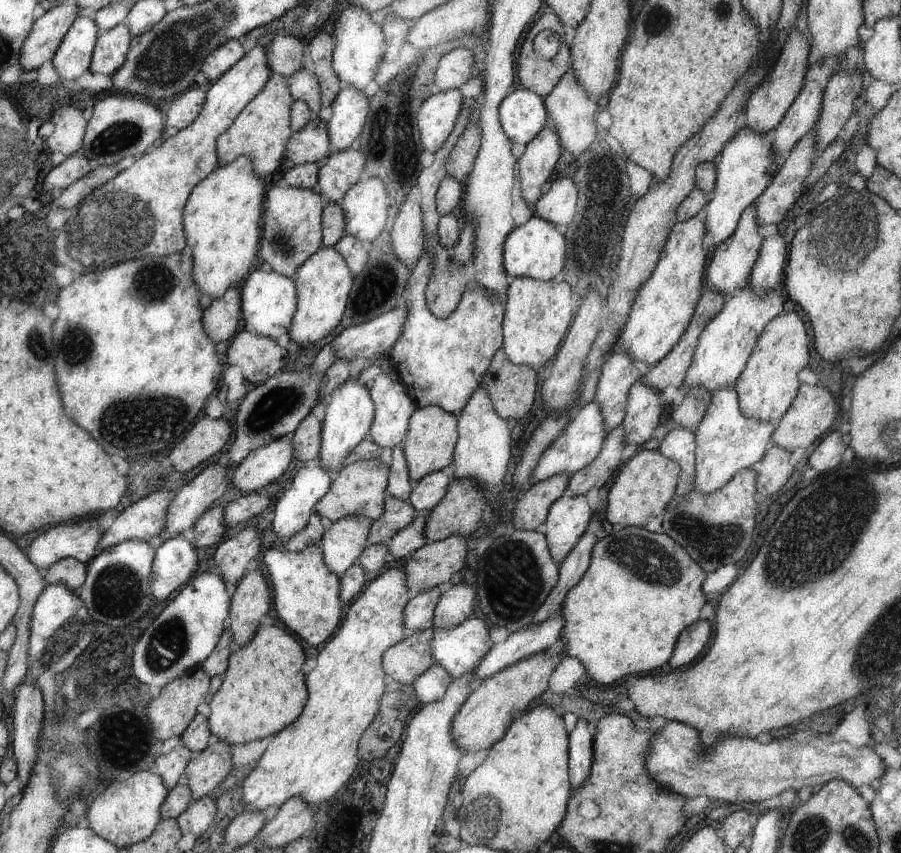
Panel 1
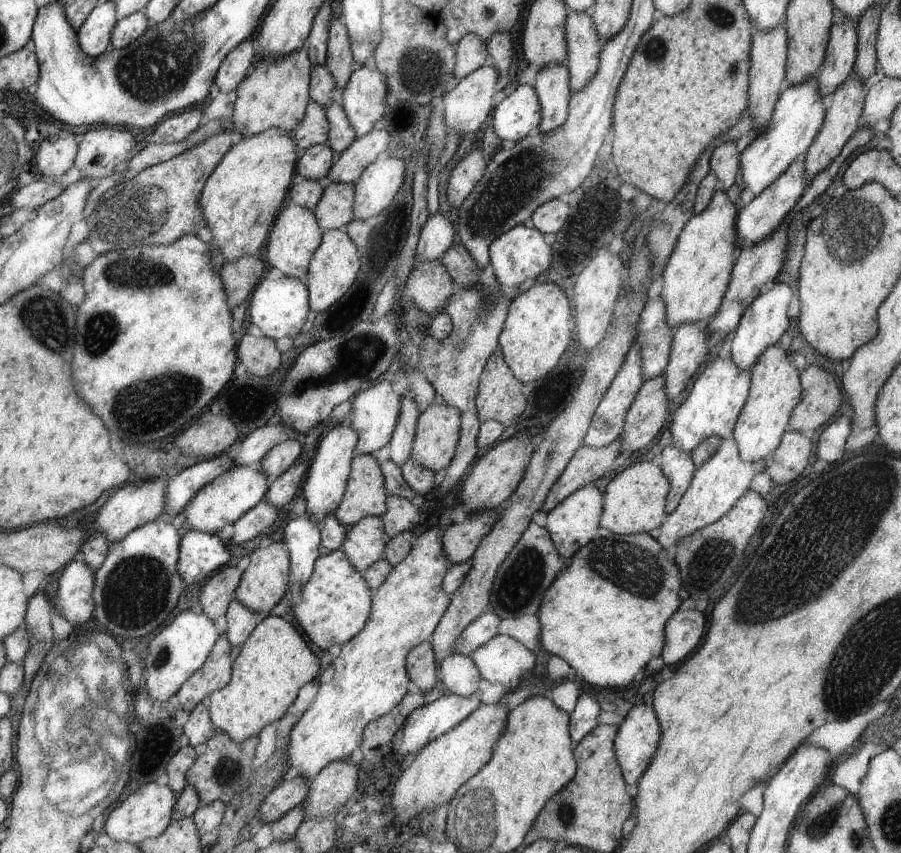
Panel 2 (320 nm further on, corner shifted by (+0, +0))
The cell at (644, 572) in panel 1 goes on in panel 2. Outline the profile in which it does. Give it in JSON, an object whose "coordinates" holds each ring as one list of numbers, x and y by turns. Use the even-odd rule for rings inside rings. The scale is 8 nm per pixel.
{"coordinates":[[610,533,584,546,544,594,543,605,536,615,542,626,540,642,543,650,566,660,581,679,596,688,626,688,652,658,661,656,666,666,680,664,688,658,702,642,706,616,696,609,678,610,678,592,682,586,680,568,666,558,664,550,662,544,648,533]]}

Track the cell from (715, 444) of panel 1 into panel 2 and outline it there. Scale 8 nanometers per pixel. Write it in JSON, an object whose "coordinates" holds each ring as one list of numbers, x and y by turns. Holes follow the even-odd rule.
{"coordinates":[[722,439,718,452,701,468,695,471,688,491,674,512,665,518,659,527,658,542,664,549,678,545,685,537,726,517,730,510,744,498,750,485,759,473,766,470,768,460,758,463,740,459,738,444,732,439]]}

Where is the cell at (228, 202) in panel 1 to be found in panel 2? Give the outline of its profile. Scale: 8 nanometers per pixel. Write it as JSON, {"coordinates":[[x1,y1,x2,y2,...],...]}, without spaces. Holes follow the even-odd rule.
{"coordinates":[[272,128,256,136,248,138,237,138,231,151,223,158,223,161,216,166,214,173,208,178,200,196,200,206,203,210,207,225,212,230,212,242,221,251,225,262,236,262,248,255,256,255,260,246,271,232,271,227,278,217,282,208,282,200,286,198,296,165,296,146,292,142,292,136,286,130]]}

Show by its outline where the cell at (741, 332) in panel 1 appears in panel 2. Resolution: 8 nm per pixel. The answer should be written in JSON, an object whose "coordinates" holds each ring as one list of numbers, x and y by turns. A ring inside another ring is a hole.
{"coordinates":[[714,356,712,362,697,375,687,402,672,411,674,420,670,422,670,432,673,435,673,446,691,455,709,437,719,437,721,440,734,438,736,422,750,391,750,373,740,371,731,358,722,360]]}

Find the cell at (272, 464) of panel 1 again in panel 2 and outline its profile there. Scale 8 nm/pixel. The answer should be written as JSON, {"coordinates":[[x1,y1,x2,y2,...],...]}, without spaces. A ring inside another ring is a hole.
{"coordinates":[[232,466,230,470,210,481,199,490,184,508,188,526,194,530,204,530,208,534,218,534,224,526,234,524,265,498,271,479,262,470,244,466]]}

